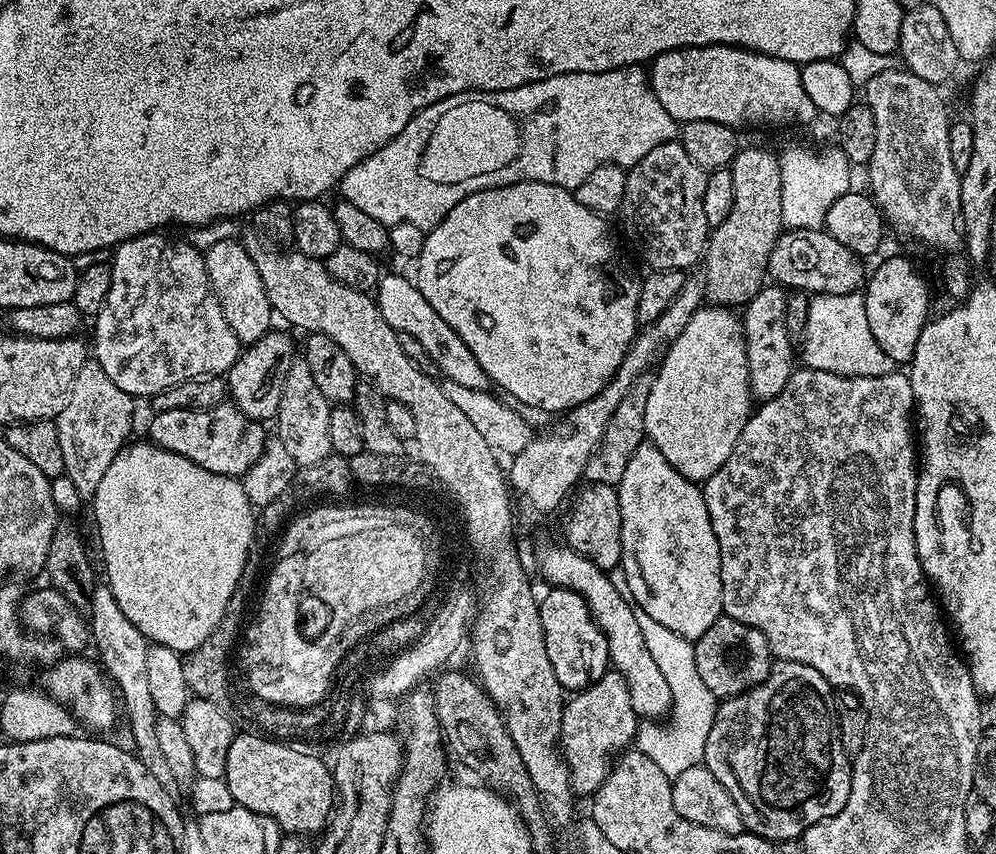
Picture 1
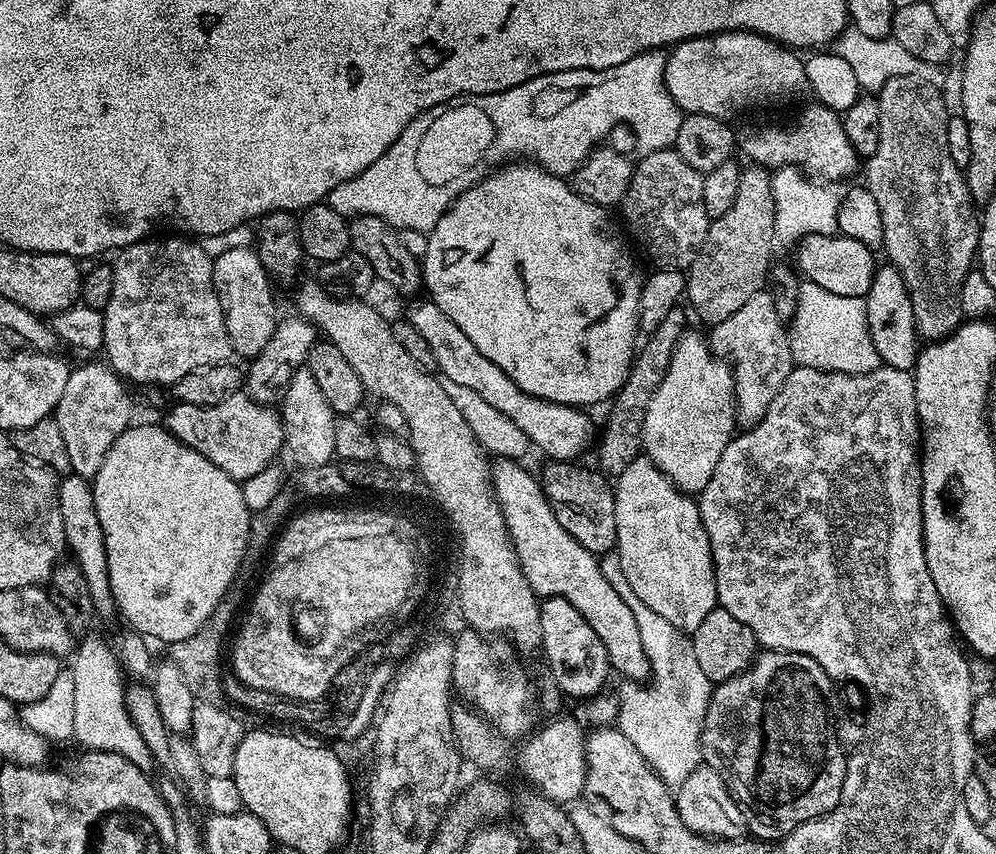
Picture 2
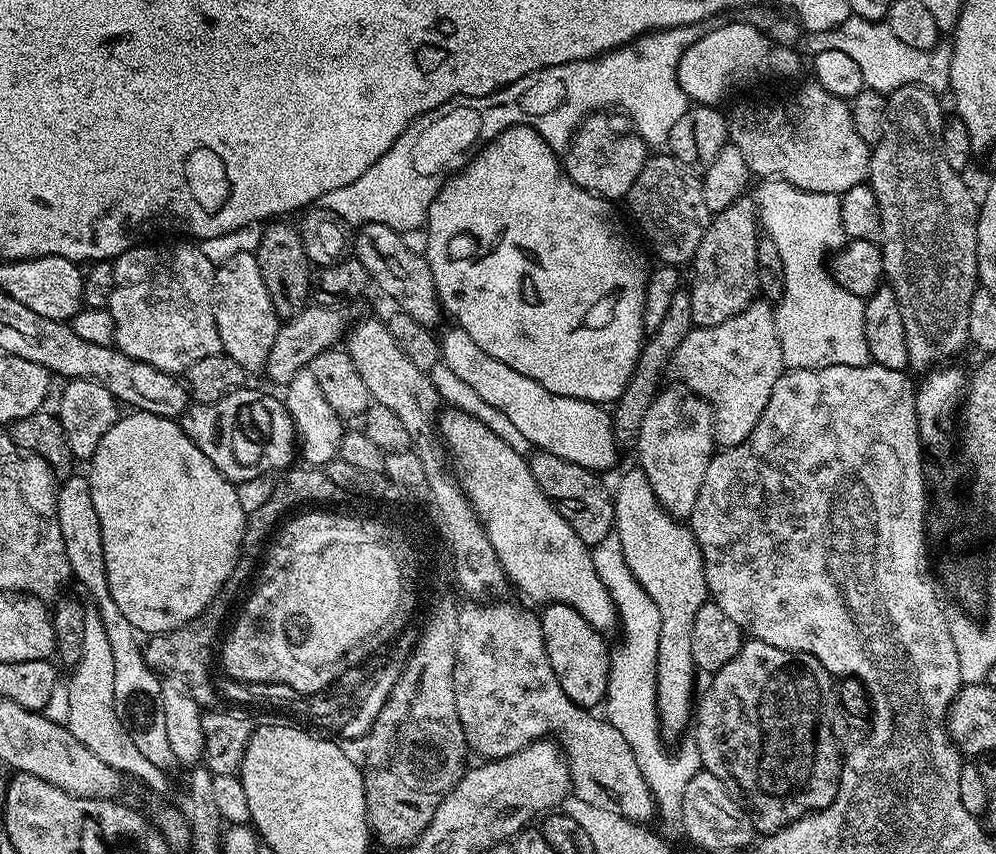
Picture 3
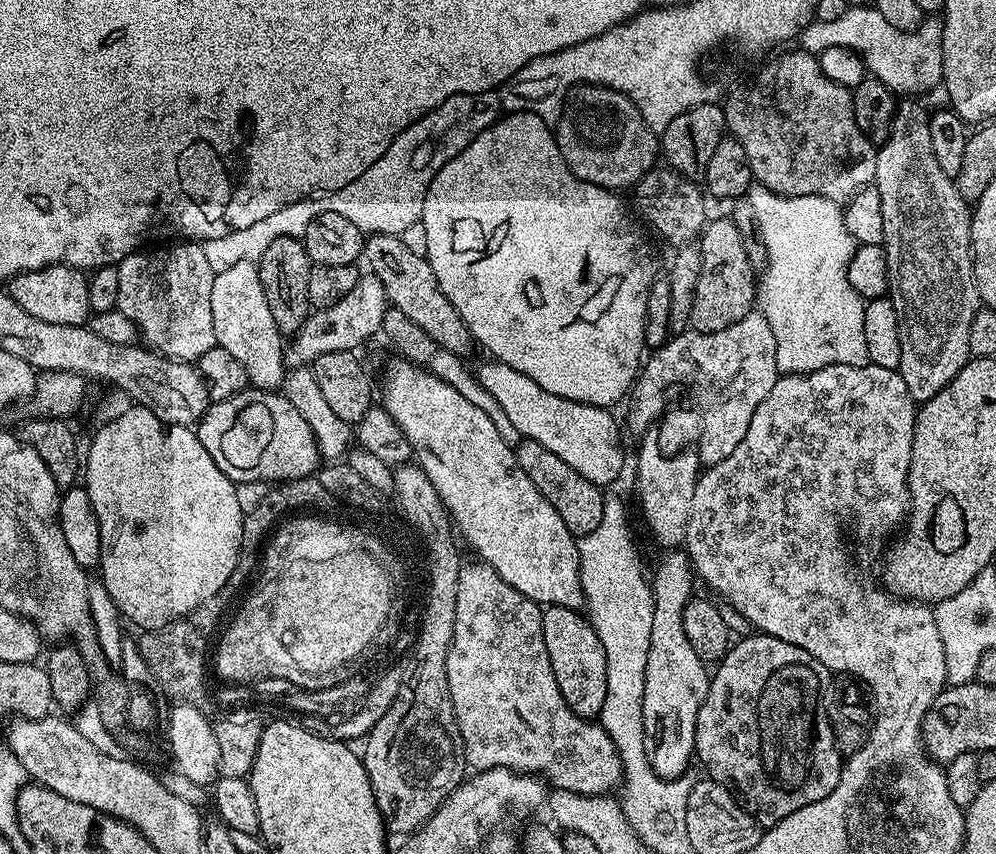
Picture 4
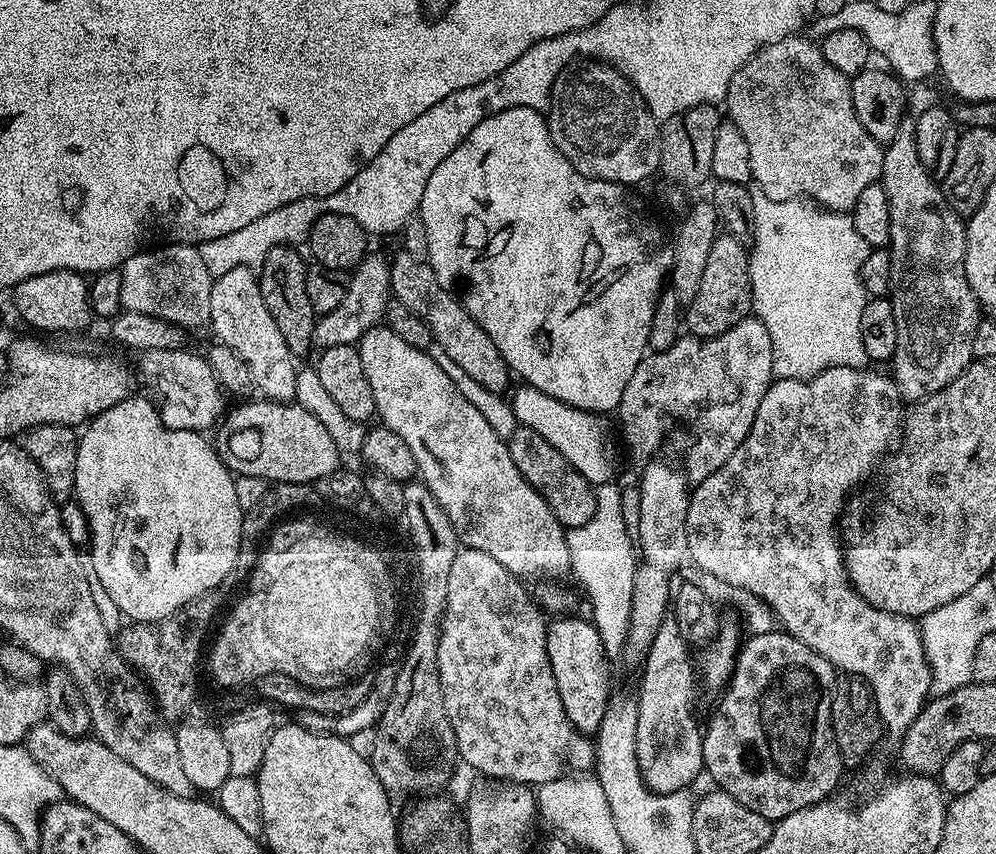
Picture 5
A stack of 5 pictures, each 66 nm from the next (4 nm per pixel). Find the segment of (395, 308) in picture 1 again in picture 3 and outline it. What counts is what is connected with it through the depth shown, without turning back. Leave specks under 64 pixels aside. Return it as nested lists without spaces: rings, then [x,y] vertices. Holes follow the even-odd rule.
[[[451,327],[438,336],[441,361],[450,366],[462,382],[466,382],[477,394],[482,394],[484,401],[490,402],[494,410],[502,410],[502,414],[510,418],[510,423],[526,437],[533,449],[558,454],[558,458],[566,458],[566,462],[574,462],[597,474],[604,474],[607,468],[615,466],[618,449],[616,429],[612,426],[611,415],[601,405],[553,394],[546,390],[546,386],[538,386],[534,378],[526,378],[526,374],[510,370],[506,362],[490,358],[490,354],[486,354],[486,350],[482,350],[482,346],[466,334],[466,330]]]

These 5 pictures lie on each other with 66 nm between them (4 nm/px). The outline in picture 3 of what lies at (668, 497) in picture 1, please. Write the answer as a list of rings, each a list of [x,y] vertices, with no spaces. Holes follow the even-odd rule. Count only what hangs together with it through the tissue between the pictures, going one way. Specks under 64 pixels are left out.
[[[638,466],[632,469],[620,480],[620,485],[614,488],[614,503],[616,505],[616,523],[614,536],[622,542],[622,550],[626,554],[626,564],[634,574],[634,578],[654,598],[654,606],[660,615],[660,637],[658,638],[658,658],[656,659],[656,719],[658,731],[665,741],[671,742],[678,736],[685,735],[684,727],[689,727],[694,716],[694,696],[692,700],[692,675],[697,675],[698,669],[690,654],[690,638],[694,630],[694,614],[698,606],[709,603],[708,583],[702,550],[694,538],[691,527],[672,516],[658,502],[646,474]]]

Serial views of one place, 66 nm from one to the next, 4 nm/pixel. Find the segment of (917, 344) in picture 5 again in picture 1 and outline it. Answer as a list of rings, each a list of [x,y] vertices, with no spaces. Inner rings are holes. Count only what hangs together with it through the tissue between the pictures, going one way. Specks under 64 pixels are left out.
[[[893,66],[884,73],[874,75],[866,85],[868,109],[874,114],[878,138],[874,142],[874,154],[866,166],[870,195],[882,211],[889,225],[900,232],[929,244],[932,248],[956,250],[965,243],[962,216],[962,200],[959,198],[961,173],[950,162],[950,134],[948,108],[940,97],[941,89],[935,84],[918,78],[900,66]]]

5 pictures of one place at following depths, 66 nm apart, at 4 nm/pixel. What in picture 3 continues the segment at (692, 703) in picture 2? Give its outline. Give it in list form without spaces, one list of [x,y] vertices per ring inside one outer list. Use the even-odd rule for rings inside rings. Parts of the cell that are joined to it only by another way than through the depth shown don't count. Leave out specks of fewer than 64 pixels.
[[[603,540],[594,545],[594,570],[608,586],[610,598],[616,604],[619,623],[624,624],[624,641],[610,652],[612,669],[608,675],[608,692],[604,695],[603,715],[618,725],[622,738],[634,750],[638,758],[638,770],[650,786],[656,799],[656,812],[668,824],[679,825],[682,814],[682,794],[690,778],[702,770],[698,746],[695,739],[688,738],[684,745],[671,756],[664,747],[665,741],[658,731],[656,719],[656,659],[658,658],[658,638],[660,637],[660,615],[654,606],[654,598],[642,590],[634,578],[630,566],[626,564],[626,554],[622,542]]]

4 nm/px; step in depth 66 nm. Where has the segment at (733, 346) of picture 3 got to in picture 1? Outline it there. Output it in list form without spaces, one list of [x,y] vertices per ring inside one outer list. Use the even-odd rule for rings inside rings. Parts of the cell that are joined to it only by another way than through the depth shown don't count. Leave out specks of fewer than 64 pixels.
[[[765,286],[742,312],[742,323],[746,329],[748,346],[748,377],[753,397],[760,402],[774,398],[780,393],[794,371],[794,363],[792,364],[794,346],[786,332],[788,298],[789,293],[783,287]]]

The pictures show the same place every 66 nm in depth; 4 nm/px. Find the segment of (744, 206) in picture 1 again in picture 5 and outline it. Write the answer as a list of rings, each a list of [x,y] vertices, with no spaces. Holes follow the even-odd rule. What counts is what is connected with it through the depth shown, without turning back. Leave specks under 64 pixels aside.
[[[727,234],[717,235],[714,246],[710,246],[710,259],[702,273],[702,283],[694,302],[686,308],[686,328],[694,336],[717,336],[726,334],[738,322],[749,319],[752,311],[752,283],[748,273],[750,252],[743,244]]]

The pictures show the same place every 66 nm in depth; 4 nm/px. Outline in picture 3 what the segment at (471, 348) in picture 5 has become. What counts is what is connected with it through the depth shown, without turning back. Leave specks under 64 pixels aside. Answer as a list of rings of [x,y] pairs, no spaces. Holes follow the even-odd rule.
[[[378,222],[359,225],[354,236],[354,256],[366,266],[371,283],[375,287],[377,284],[396,303],[395,307],[408,314],[414,323],[435,326],[439,322],[442,309],[428,258],[412,253],[402,243],[399,232]]]

